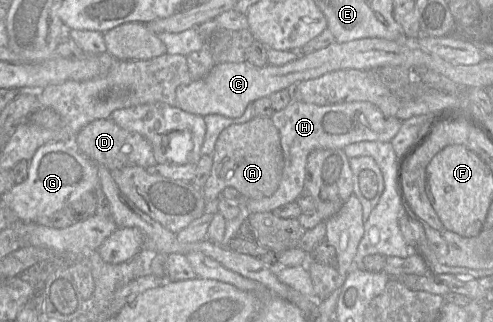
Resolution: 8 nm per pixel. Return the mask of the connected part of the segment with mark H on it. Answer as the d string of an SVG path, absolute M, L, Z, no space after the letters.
M292 101L283 110L274 112L271 120L280 134L283 155L283 170L276 192L262 199L245 199L244 208L248 213L272 212L274 209L294 202L304 190L307 158L317 149L342 149L361 141L391 142L401 127L401 121L385 116L369 102L348 102L319 106Z

